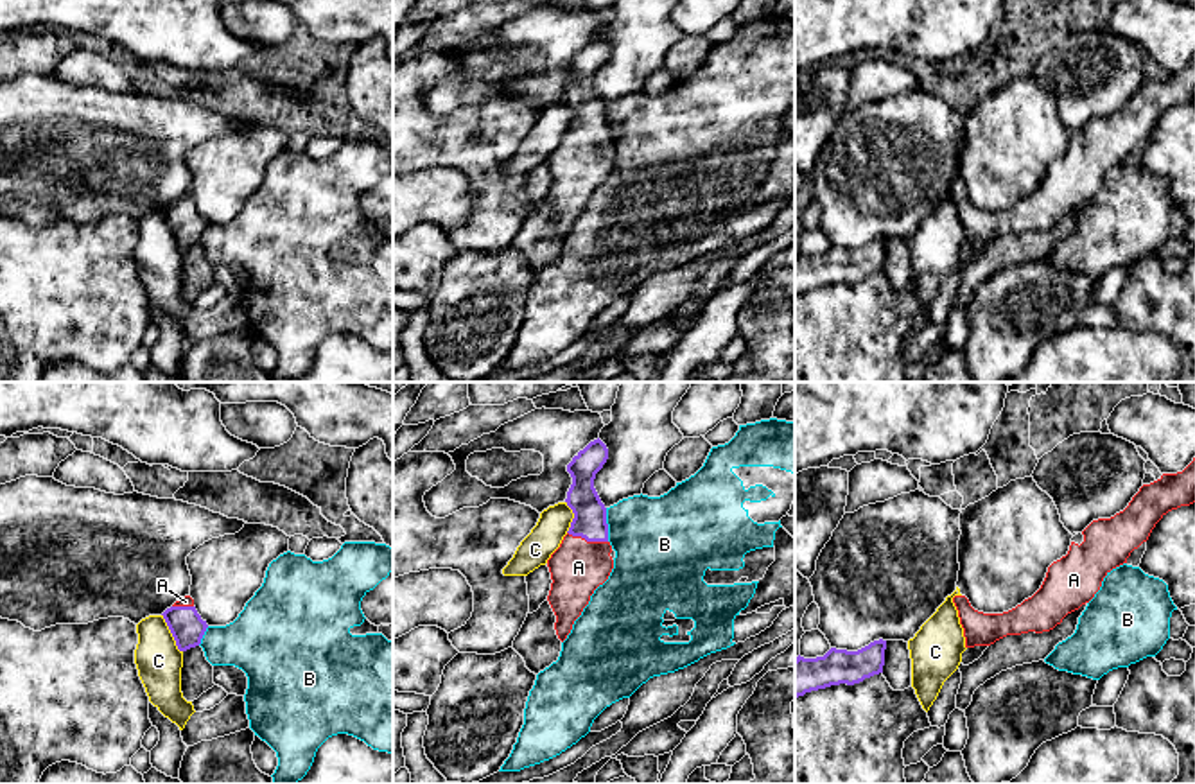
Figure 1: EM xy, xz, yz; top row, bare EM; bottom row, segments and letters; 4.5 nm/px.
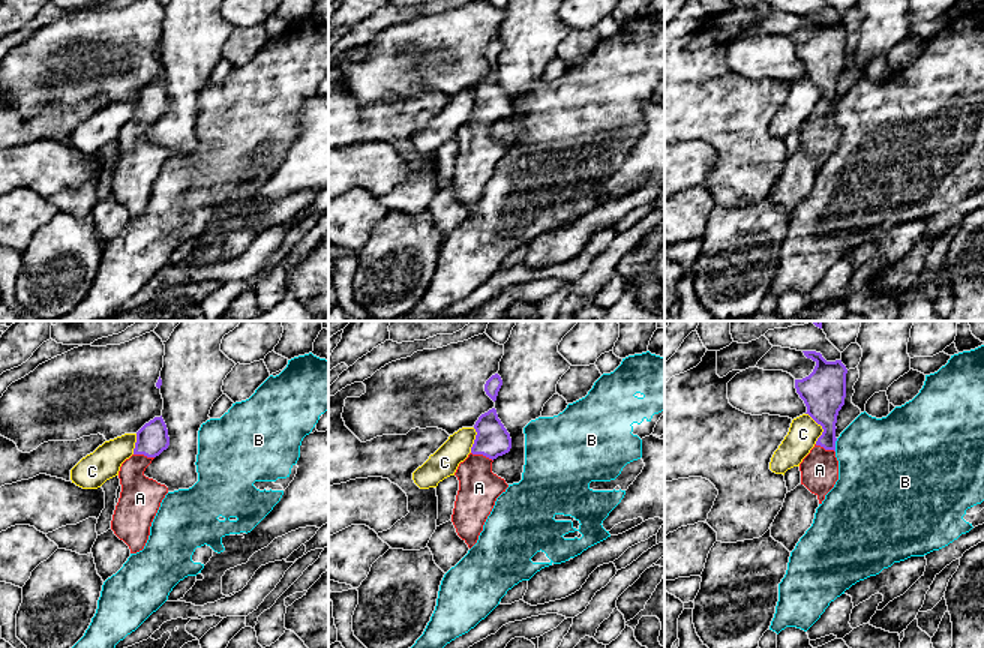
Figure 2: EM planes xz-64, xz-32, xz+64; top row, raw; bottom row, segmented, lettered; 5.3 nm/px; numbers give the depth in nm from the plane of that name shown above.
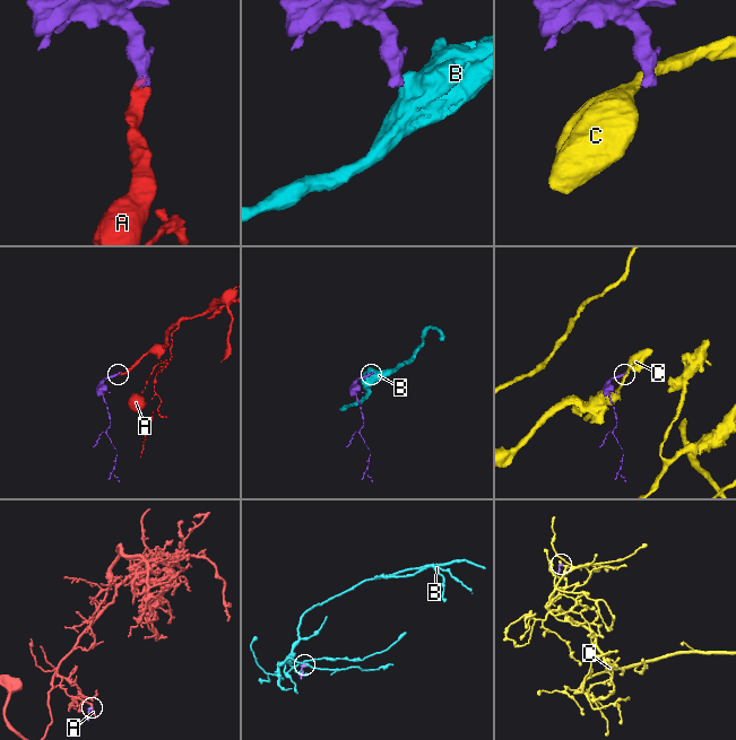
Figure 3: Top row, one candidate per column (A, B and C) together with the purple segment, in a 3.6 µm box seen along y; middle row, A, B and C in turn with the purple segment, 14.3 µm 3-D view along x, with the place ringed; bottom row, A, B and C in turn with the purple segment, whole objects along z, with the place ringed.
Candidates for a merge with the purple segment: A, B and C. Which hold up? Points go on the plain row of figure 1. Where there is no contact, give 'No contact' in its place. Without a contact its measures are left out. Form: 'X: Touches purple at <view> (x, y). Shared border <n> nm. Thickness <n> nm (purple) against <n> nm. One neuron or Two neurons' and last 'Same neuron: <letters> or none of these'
A: Touches purple at xz (587, 139). Shared border 190 nm. Thickness 150 nm (purple) against 240 nm. One neuron
B: Touches purple at xz (607, 122). Shared border 150 nm. Thickness 150 nm (purple) against 400 nm. Two neurons
C: Touches purple at xy (171, 230). Shared border 200 nm. Thickness 150 nm (purple) against 200 nm. Two neurons
Same neuron: A

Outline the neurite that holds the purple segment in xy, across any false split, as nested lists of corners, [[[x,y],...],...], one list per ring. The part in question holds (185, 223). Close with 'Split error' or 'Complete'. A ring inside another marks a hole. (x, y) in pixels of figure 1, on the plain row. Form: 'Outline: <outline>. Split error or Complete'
Outline: [[[185,194],[179,199],[176,199],[161,213],[179,249],[187,249],[201,242],[208,222],[197,212],[194,197],[190,194]]]. Split error

